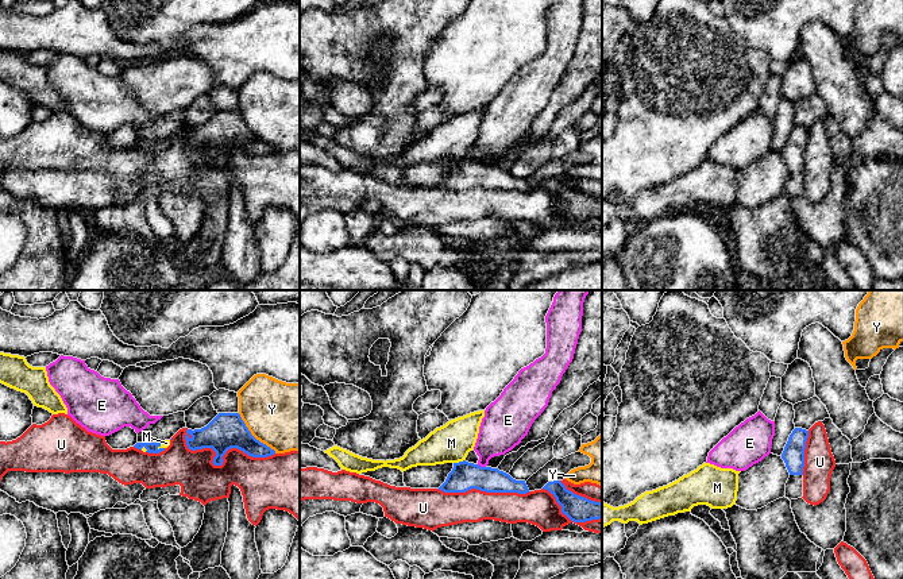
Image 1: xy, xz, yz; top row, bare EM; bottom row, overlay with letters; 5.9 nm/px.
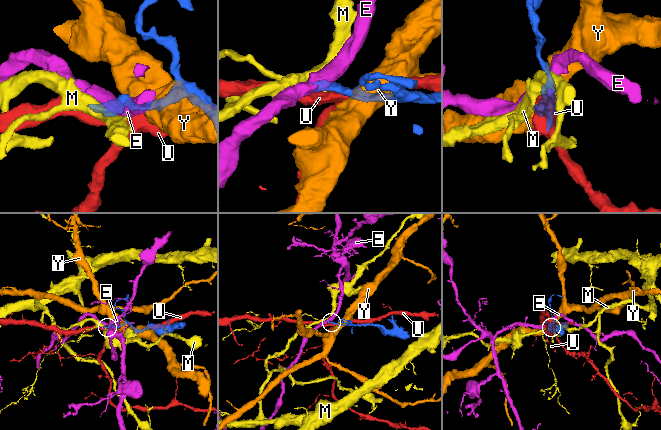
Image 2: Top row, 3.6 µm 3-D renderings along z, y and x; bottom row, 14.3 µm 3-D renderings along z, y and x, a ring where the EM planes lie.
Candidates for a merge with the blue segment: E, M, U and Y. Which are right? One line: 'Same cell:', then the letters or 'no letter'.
Same cell: M

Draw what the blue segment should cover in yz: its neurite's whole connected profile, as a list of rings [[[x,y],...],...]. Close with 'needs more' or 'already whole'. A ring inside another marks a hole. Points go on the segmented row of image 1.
[[[795,428],[788,437],[782,459],[784,460],[790,475],[803,475],[807,437],[809,431],[802,428]]]; already whole

